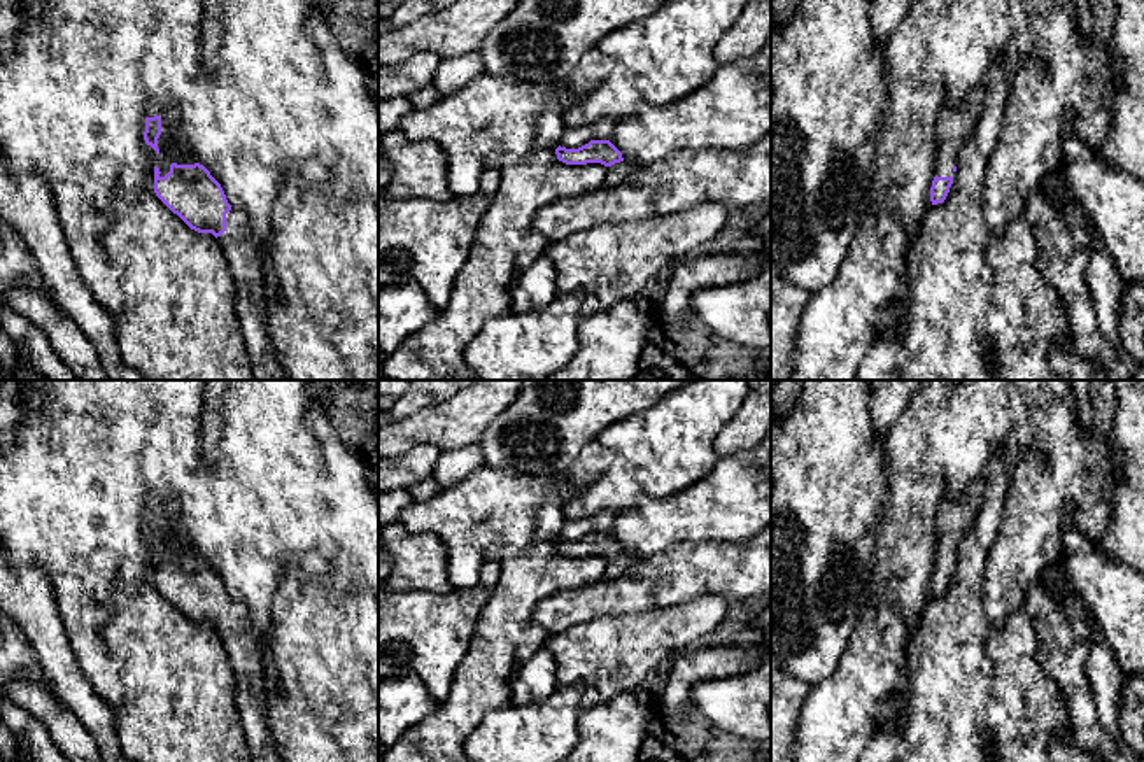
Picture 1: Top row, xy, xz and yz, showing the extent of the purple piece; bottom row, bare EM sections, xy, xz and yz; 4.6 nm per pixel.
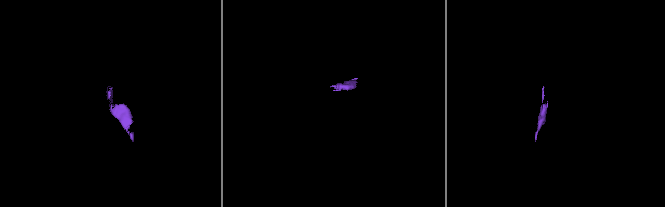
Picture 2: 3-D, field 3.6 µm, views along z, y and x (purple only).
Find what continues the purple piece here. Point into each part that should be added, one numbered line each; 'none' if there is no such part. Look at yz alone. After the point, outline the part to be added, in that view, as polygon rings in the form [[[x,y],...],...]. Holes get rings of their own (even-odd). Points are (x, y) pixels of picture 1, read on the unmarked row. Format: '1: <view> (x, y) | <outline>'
1: yz (955, 514) | [[[983,478],[969,482],[960,497],[944,496],[937,513],[936,568],[953,569],[957,548],[983,499]]]

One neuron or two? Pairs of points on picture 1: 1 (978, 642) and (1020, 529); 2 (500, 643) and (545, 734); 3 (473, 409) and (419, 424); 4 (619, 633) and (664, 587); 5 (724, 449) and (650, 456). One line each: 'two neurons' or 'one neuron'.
1: two neurons
2: two neurons
3: one neuron
4: two neurons
5: two neurons

